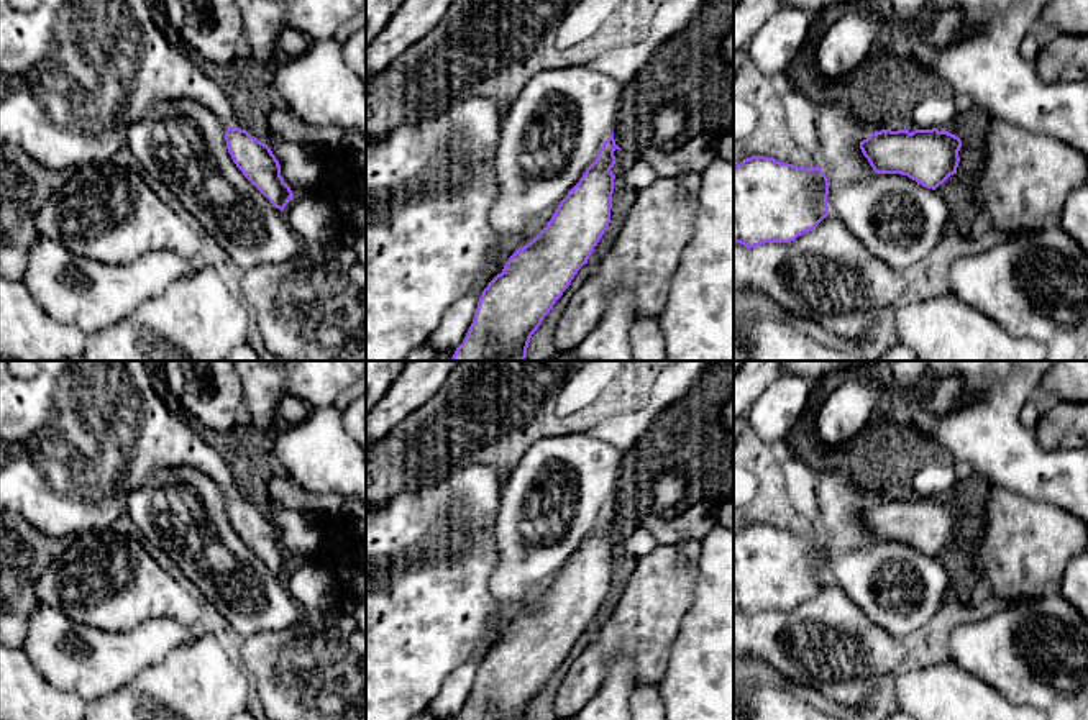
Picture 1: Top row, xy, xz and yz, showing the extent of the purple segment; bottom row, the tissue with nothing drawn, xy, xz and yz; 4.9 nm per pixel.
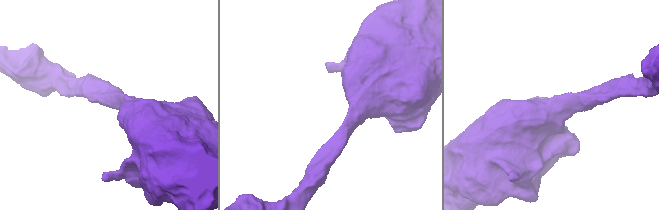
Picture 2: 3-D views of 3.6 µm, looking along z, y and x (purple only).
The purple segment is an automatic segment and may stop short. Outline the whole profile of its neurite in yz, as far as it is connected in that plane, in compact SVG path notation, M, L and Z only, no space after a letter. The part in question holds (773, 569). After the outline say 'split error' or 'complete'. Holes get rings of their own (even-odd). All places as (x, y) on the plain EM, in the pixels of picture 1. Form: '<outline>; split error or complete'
M765 523L743 526L734 535L734 608L747 615L791 610L814 597L830 581L829 553L821 535L796 535Z; complete

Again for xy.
M228 494L225 500L228 520L243 543L279 577L294 564L281 543L281 533L271 515L246 497Z; complete

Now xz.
M614 499L601 513L594 530L586 536L579 549L560 569L546 594L523 615L519 615L487 654L482 658L474 687L455 720L527 720L532 702L538 697L543 686L550 681L556 668L569 654L578 638L587 631L589 623L601 608L610 590L614 546L612 535L615 531Z; complete

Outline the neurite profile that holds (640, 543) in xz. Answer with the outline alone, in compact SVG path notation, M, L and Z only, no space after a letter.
M638 528L632 536L629 536L622 543L622 546L629 554L632 554L637 559L642 559L658 546L658 541L650 531Z

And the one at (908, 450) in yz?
M899 410L888 413L888 461L885 482L880 485L883 497L904 497L909 492L911 476L929 459L952 464L952 456L935 441L927 443L924 436L909 428Z

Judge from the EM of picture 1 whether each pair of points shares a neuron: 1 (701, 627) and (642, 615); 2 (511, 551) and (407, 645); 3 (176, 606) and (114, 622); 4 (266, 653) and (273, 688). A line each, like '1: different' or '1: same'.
1: different
2: different
3: same
4: same

